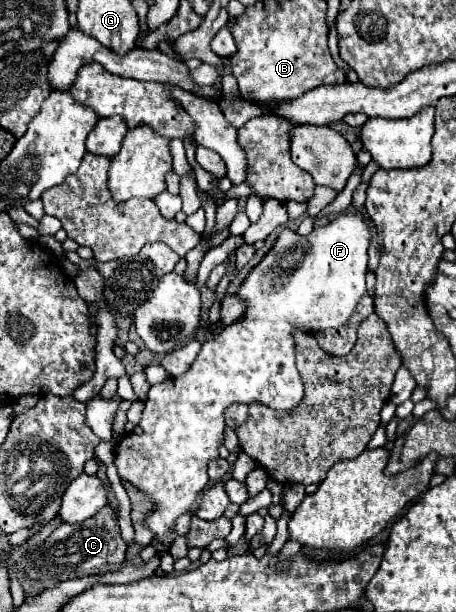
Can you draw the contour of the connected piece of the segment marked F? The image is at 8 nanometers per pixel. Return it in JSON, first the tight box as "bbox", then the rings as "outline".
{"bbox":[115,211,371,537],"outline":[[[345,211],[325,227],[313,229],[309,235],[301,237],[291,229],[283,229],[273,249],[267,257],[249,273],[239,289],[239,297],[247,301],[247,313],[243,321],[227,325],[211,341],[203,343],[191,369],[181,377],[171,377],[159,385],[153,385],[143,417],[141,435],[123,435],[117,445],[115,465],[121,479],[127,479],[135,489],[151,495],[157,501],[157,509],[147,519],[147,527],[163,537],[171,531],[175,519],[197,501],[197,497],[209,485],[207,463],[219,457],[219,445],[223,443],[223,409],[231,403],[251,403],[259,401],[275,411],[291,411],[303,399],[303,381],[295,367],[295,349],[291,331],[319,331],[327,327],[345,325],[351,317],[357,301],[367,293],[365,273],[367,273],[367,251],[371,241],[369,219],[359,211]]]}

